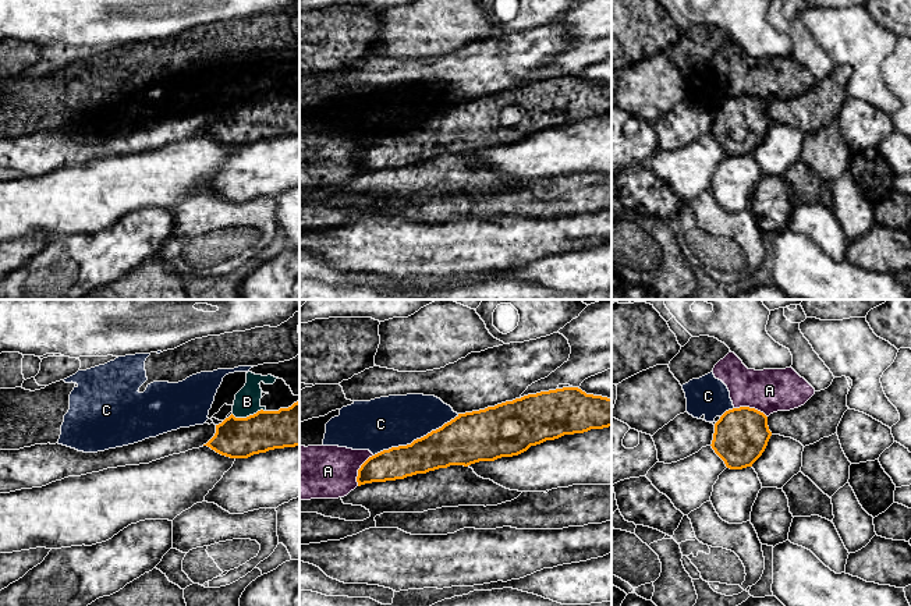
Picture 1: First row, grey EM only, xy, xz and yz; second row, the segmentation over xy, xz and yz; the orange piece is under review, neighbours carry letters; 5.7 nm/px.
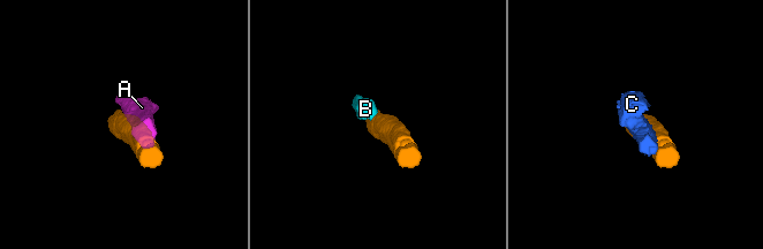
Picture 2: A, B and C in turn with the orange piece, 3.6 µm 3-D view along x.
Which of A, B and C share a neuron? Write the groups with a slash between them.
A B C

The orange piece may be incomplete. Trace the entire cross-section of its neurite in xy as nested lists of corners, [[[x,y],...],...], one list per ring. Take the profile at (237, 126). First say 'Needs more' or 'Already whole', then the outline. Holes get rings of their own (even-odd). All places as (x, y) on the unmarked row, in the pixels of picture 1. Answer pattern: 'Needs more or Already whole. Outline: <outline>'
Already whole. Outline: [[[299,91],[279,99],[260,98],[247,106],[231,102],[216,113],[215,124],[203,134],[230,146],[299,134]]]

